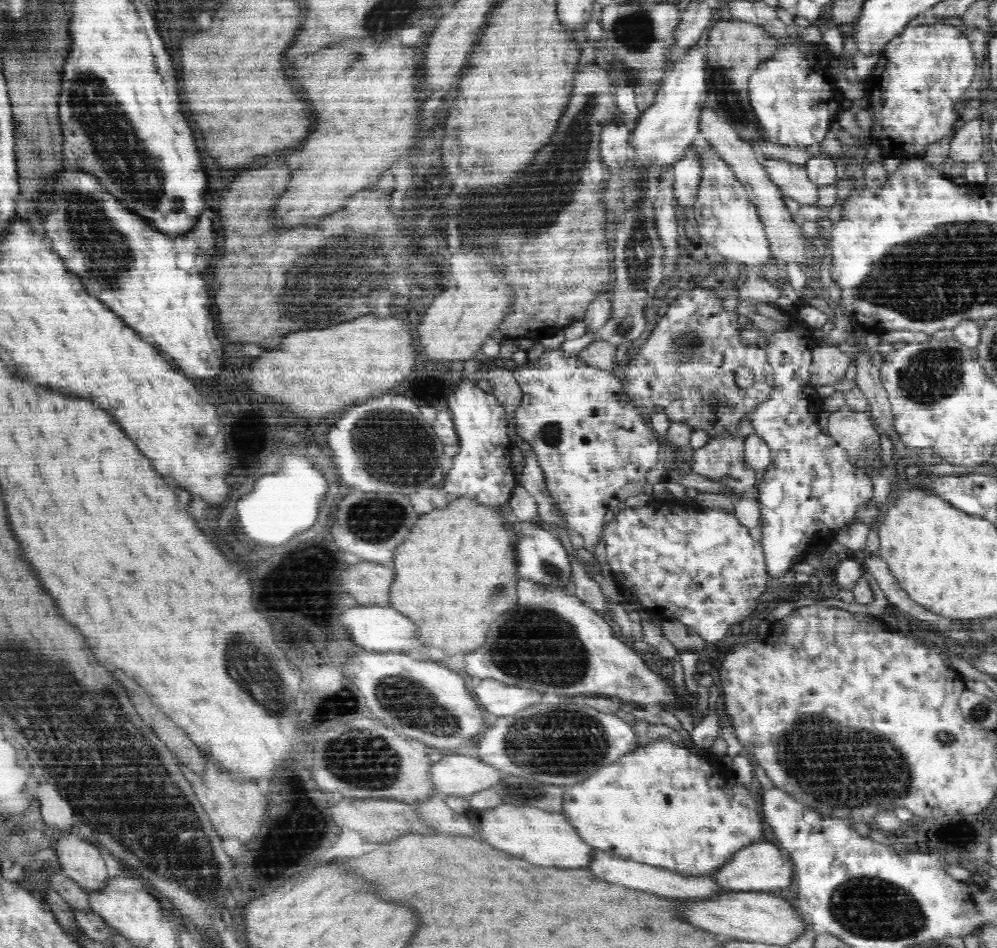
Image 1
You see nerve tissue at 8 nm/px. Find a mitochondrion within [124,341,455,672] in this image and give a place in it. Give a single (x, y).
(401, 450)

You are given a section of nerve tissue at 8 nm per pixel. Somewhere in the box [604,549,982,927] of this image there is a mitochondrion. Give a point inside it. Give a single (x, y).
(812, 740)

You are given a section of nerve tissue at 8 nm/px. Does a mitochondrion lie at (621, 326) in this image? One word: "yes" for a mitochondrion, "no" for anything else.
yes

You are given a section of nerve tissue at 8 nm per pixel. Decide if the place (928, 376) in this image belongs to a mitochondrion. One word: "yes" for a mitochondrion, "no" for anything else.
yes

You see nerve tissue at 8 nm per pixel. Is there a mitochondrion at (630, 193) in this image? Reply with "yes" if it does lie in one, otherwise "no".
yes

